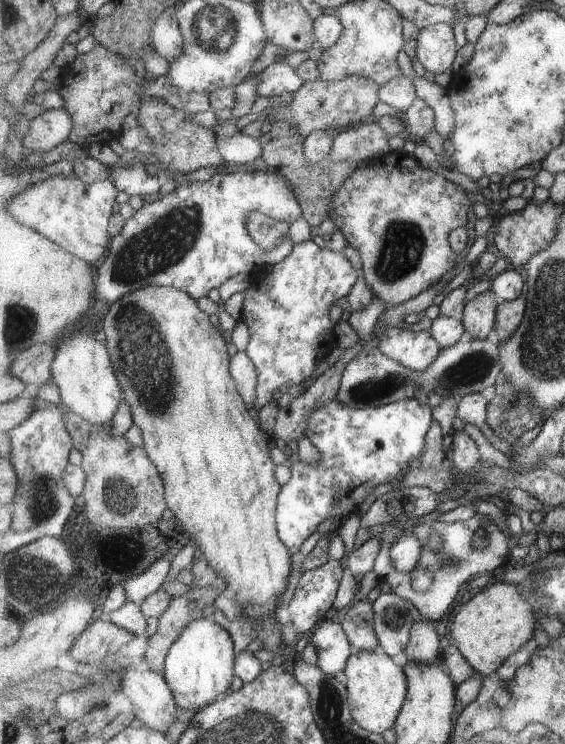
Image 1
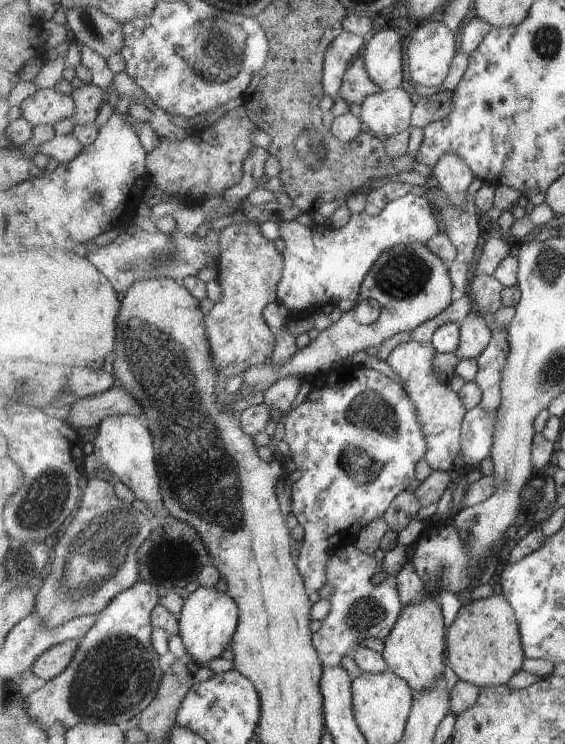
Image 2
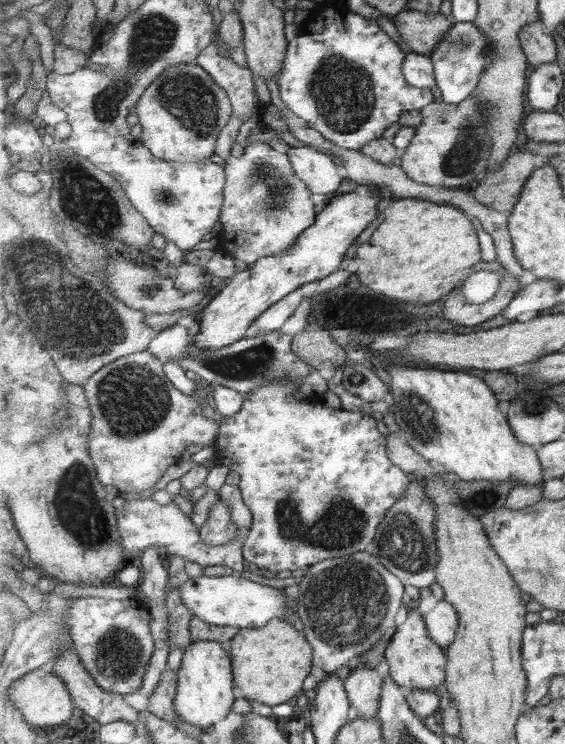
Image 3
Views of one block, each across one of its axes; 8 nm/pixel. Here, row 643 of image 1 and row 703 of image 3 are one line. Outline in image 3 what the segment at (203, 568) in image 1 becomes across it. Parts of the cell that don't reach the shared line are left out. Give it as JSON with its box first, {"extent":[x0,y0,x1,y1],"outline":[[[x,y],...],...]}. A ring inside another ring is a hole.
{"extent":[147,670,183,724],"outline":[[[167,670],[159,680],[155,692],[148,698],[147,710],[171,724],[181,724],[183,717],[175,709],[178,693],[178,672]]]}

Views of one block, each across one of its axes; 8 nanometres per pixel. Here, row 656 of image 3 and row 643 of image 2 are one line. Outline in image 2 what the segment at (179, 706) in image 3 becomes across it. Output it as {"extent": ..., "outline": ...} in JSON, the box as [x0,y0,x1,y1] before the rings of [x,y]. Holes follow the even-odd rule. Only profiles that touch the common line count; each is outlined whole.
{"extent":[179,586,240,666],"outline":[[[199,586],[195,592],[184,600],[184,607],[179,615],[179,632],[186,649],[198,666],[209,664],[215,658],[221,658],[231,646],[234,634],[238,629],[240,610],[231,595],[217,592],[213,588]]]}

